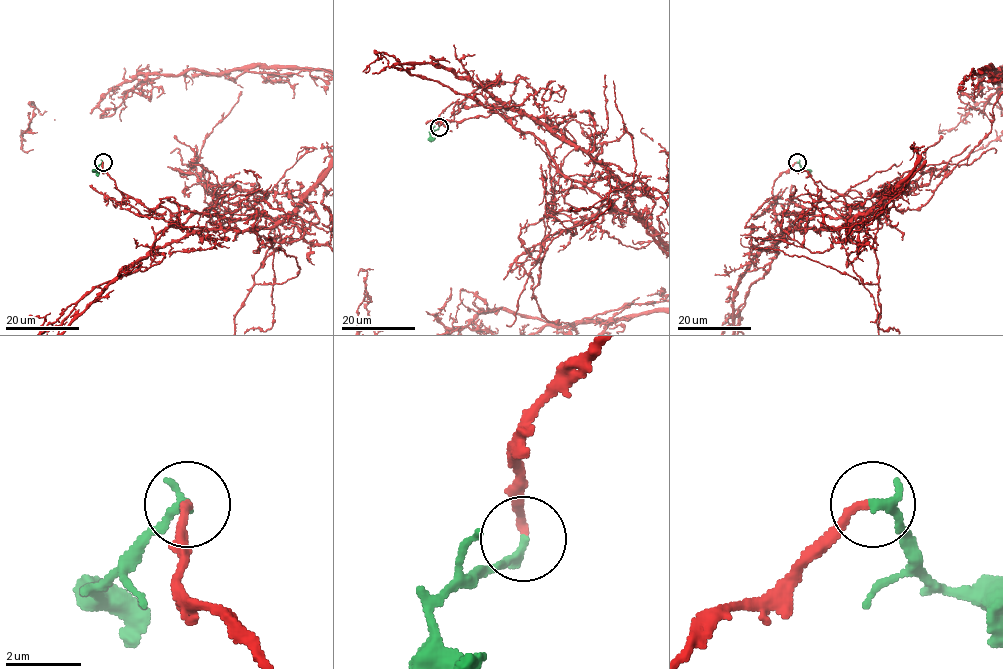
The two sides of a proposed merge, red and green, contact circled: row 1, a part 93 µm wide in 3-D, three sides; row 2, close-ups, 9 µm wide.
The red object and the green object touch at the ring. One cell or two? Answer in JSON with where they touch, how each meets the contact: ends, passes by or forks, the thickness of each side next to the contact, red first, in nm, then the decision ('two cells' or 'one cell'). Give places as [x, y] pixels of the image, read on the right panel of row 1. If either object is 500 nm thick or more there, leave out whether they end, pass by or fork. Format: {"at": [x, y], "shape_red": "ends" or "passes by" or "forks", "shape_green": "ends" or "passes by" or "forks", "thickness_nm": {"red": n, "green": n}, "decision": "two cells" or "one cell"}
{"at": [797, 162], "shape_red": "ends", "shape_green": "ends", "thickness_nm": {"red": 220, "green": 240}, "decision": "one cell"}

